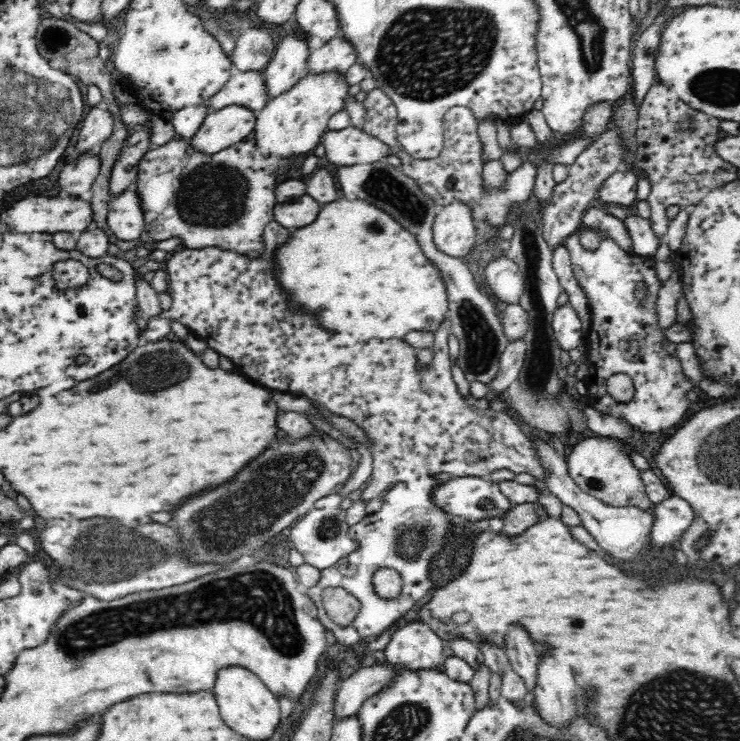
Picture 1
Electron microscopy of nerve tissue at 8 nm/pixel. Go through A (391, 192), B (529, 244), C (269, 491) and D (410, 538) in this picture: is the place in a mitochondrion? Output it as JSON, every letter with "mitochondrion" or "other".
{"A":"mitochondrion","B":"mitochondrion","C":"mitochondrion","D":"mitochondrion"}

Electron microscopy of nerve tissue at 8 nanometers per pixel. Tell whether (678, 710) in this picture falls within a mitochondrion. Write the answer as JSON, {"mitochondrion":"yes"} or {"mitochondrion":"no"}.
{"mitochondrion":"yes"}

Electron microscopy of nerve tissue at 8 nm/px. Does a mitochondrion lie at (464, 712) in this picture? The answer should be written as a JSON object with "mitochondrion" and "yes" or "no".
{"mitochondrion":"no"}

